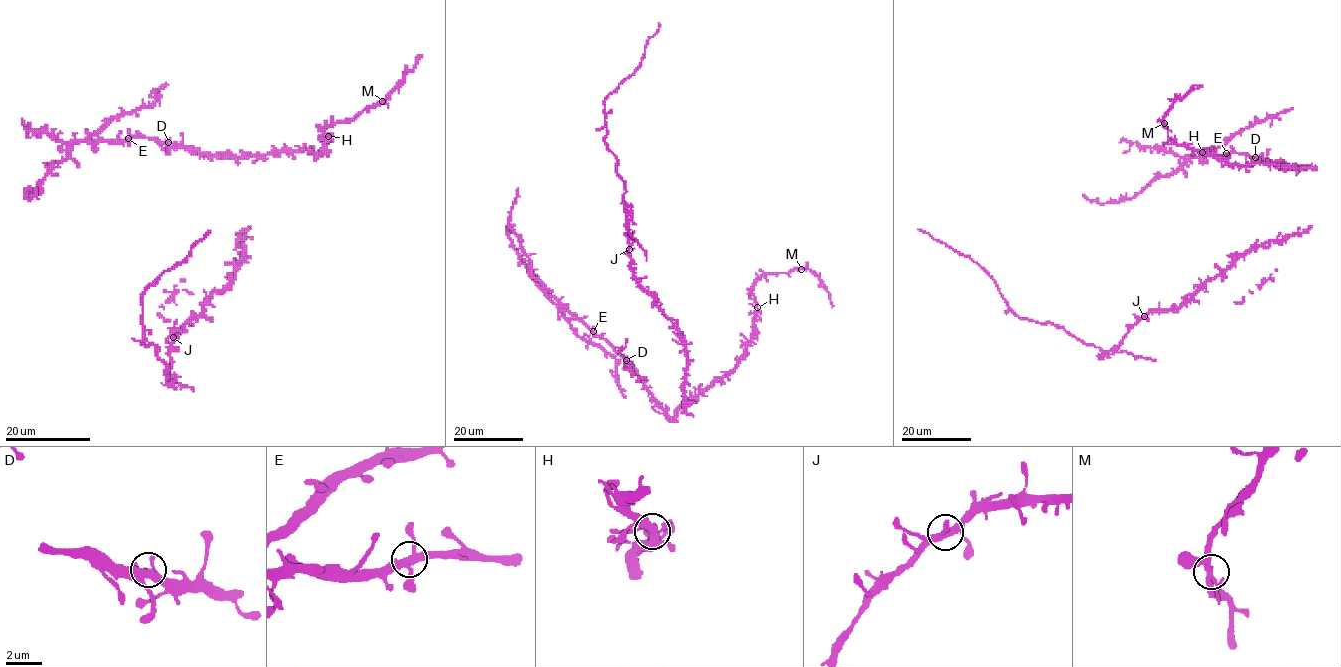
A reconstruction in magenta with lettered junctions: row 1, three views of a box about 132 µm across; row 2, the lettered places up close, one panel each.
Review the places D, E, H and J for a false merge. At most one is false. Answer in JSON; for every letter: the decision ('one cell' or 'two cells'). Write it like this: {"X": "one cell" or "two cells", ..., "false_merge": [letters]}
{"D": "one cell", "E": "one cell", "H": "one cell", "J": "one cell", "false_merge": []}

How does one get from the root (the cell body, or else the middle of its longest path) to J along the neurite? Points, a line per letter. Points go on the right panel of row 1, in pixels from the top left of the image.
J: (1253, 247), (1222, 273), (1210, 278), (1175, 309), (1150, 311), (1144, 316)

